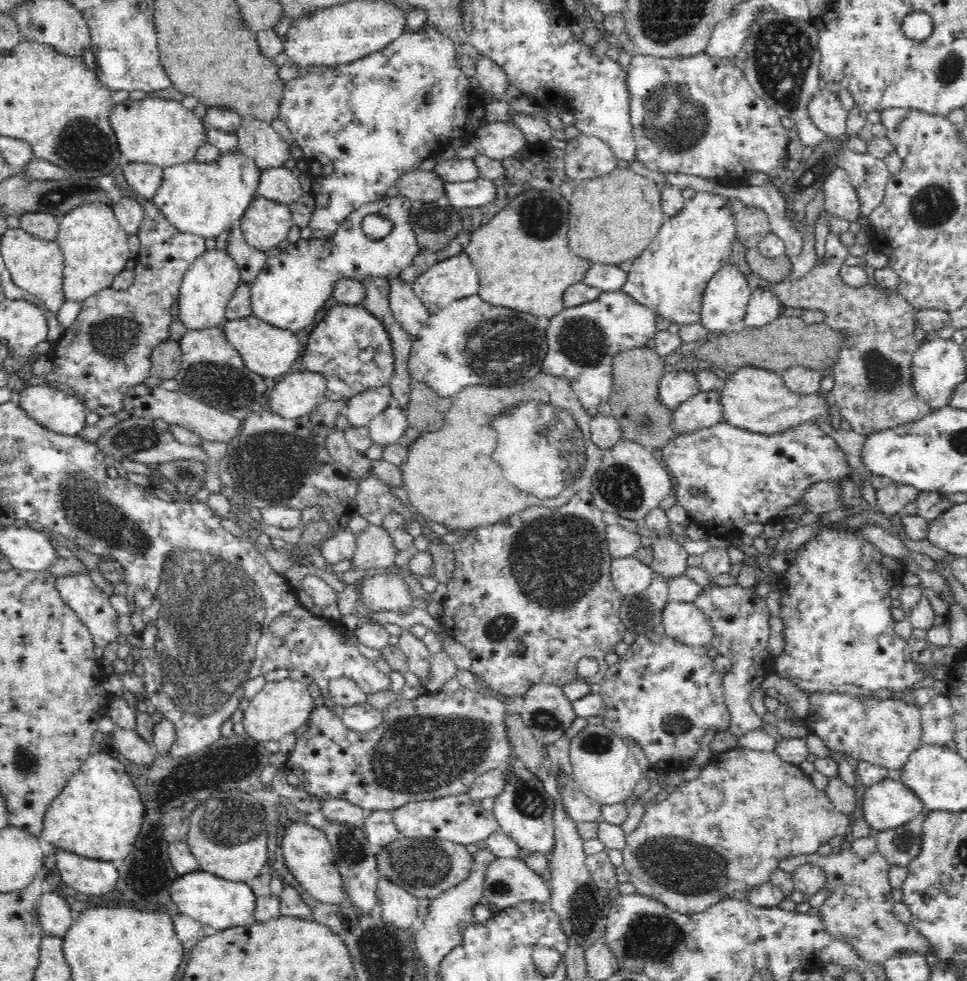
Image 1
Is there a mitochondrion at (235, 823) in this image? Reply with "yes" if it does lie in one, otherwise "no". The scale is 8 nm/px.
yes

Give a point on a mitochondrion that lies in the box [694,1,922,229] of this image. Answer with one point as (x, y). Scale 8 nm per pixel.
(783, 51)

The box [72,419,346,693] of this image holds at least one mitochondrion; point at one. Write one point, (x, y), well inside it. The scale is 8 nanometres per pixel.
(269, 464)

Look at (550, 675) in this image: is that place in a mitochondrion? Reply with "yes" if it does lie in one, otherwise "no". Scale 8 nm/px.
no

